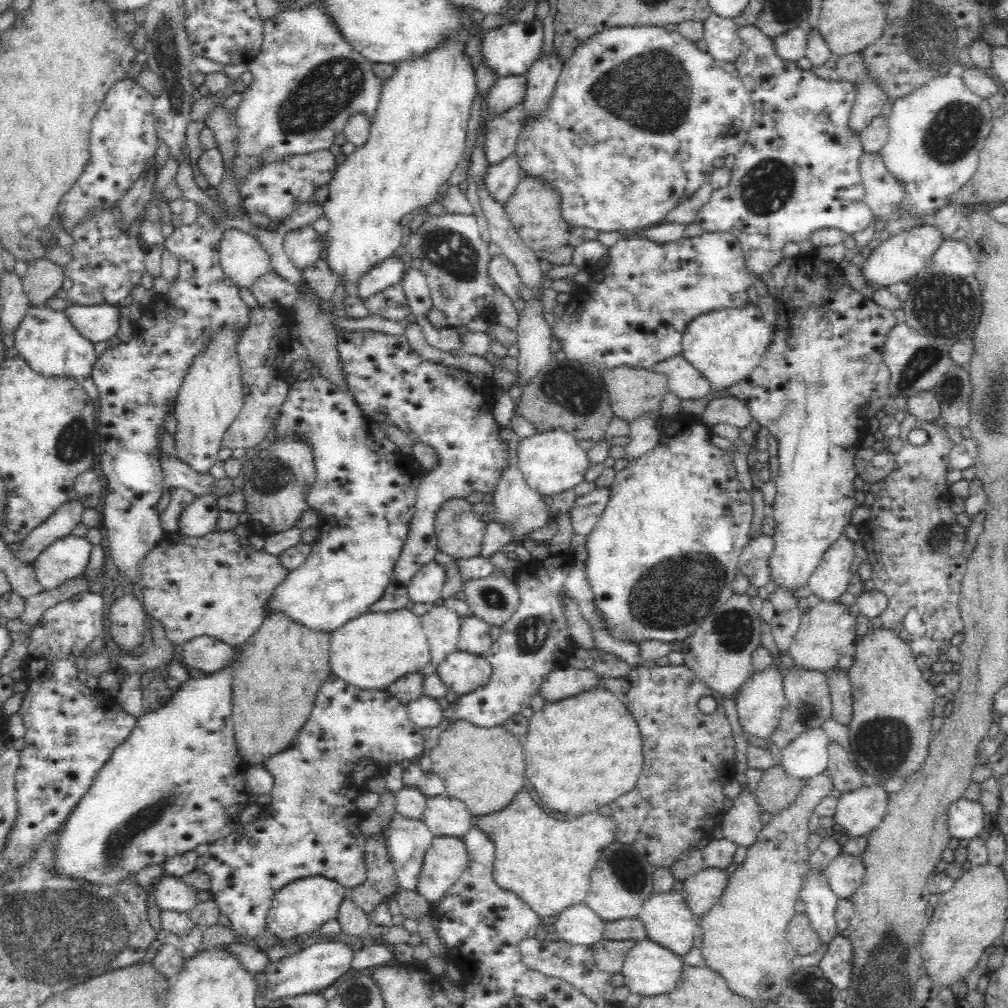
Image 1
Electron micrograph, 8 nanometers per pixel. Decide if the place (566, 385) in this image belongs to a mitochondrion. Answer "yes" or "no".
yes

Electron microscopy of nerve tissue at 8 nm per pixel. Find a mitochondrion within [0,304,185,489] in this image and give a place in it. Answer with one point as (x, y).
(73, 443)

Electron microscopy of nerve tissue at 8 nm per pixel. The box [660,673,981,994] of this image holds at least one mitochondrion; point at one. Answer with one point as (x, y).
(882, 743)

